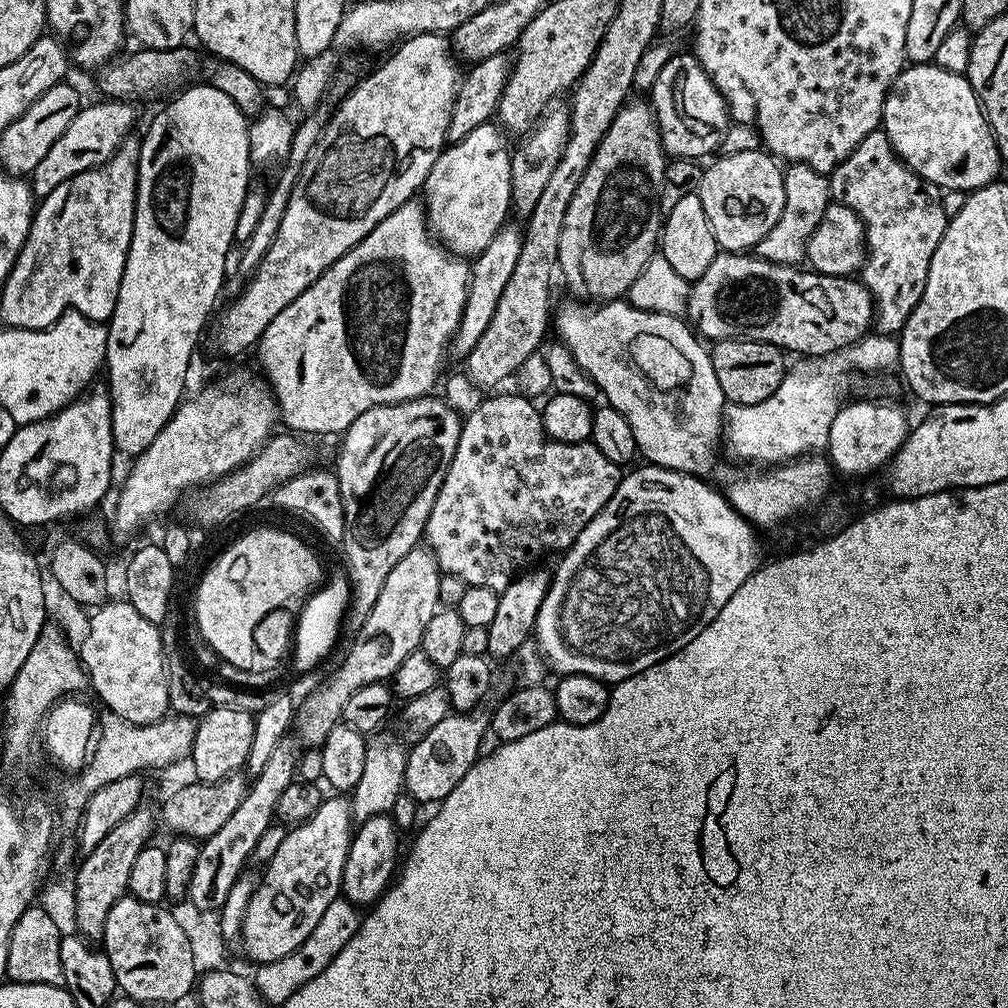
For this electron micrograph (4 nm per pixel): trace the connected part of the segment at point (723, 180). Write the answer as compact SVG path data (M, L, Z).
M764 150L721 155L719 159L713 159L713 164L703 169L698 195L702 210L706 210L710 230L714 230L717 249L743 253L745 250L755 249L756 243L772 229L774 222L778 222L784 205L784 173L781 165Z

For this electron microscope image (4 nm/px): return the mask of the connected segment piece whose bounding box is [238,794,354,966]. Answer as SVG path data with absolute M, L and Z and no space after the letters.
M344 794L329 795L308 820L287 831L282 846L263 865L264 877L259 877L240 924L239 943L244 943L245 954L256 966L296 950L321 921L326 906L341 895L342 870L354 835L351 799Z

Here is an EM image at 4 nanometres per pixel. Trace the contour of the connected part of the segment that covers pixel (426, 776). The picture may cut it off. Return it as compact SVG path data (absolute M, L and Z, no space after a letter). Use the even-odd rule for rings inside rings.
M487 711L456 712L442 718L434 730L421 736L407 749L408 761L404 771L404 792L416 800L417 805L435 805L444 800L462 778L473 768L482 755L480 743L490 732L490 716Z

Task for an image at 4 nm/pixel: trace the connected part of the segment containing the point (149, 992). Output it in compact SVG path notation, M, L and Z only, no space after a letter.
M130 894L114 902L110 914L106 914L102 950L114 970L117 989L129 1000L141 1000L149 1006L172 1004L191 988L193 991L198 980L190 941L171 911L160 904L142 902Z

